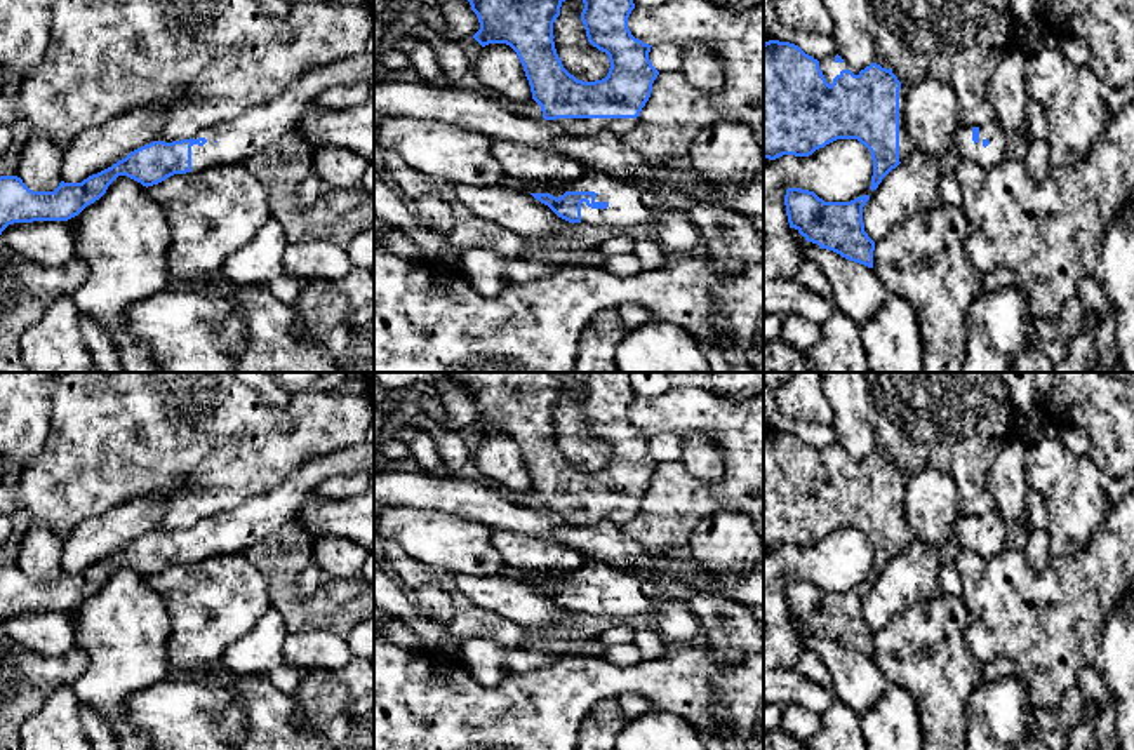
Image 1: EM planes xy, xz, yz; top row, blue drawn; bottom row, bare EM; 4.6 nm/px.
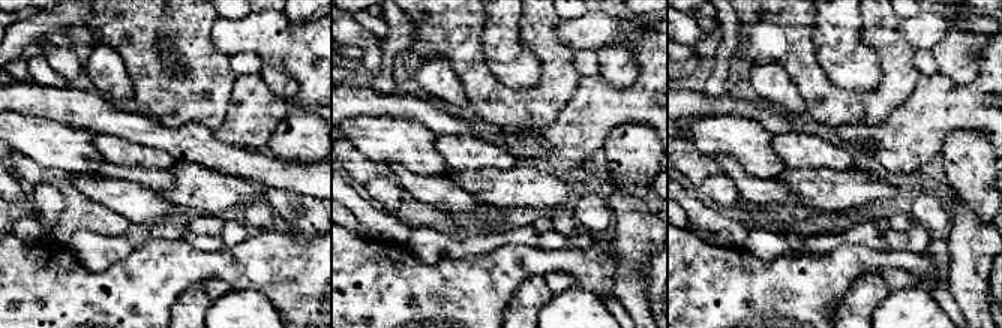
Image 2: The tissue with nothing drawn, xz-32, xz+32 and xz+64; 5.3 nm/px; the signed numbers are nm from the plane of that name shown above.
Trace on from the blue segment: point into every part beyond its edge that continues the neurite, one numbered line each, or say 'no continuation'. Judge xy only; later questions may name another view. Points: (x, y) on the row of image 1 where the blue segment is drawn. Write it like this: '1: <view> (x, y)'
1: xy (268, 126)

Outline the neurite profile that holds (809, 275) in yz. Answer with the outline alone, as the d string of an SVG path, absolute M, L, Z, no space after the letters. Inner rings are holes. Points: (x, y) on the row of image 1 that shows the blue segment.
M805 259L798 268L795 280L805 289L817 292L821 298L833 298L833 289L828 277L814 261Z

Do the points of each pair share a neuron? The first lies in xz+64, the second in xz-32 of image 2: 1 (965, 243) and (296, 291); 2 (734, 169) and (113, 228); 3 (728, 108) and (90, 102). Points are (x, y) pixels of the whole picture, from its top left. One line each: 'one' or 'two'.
1: two
2: two
3: one

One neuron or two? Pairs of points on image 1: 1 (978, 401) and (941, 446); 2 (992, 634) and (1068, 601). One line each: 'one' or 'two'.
1: one
2: one

